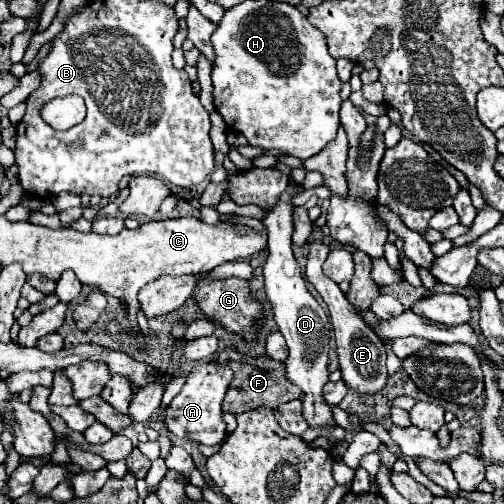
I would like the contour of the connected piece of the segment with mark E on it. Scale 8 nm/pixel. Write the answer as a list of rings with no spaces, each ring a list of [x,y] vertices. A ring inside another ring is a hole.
[[[313,240],[309,256],[307,256],[307,264],[305,264],[305,278],[313,284],[313,288],[321,294],[321,298],[329,306],[329,316],[331,316],[331,324],[335,330],[335,344],[337,344],[337,354],[339,354],[341,380],[347,384],[347,388],[355,390],[357,394],[371,396],[371,394],[381,392],[385,388],[385,382],[387,382],[385,346],[373,334],[373,330],[365,324],[365,320],[355,312],[355,308],[351,308],[351,304],[347,302],[347,298],[339,290],[339,286],[323,274],[321,266],[323,266],[327,254],[329,254],[329,246],[323,244],[321,240]]]

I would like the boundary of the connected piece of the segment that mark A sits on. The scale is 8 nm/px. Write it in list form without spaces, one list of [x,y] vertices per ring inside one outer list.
[[[211,360],[197,362],[193,370],[189,372],[181,392],[171,400],[165,416],[165,426],[175,434],[189,440],[195,440],[199,444],[219,444],[225,438],[225,420],[223,420],[223,398],[227,392],[227,386],[233,380],[233,370],[227,366],[213,364]]]

